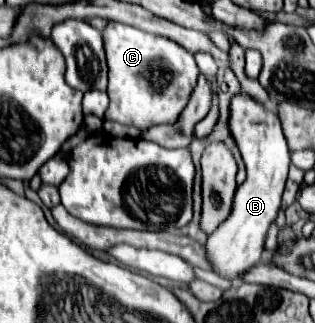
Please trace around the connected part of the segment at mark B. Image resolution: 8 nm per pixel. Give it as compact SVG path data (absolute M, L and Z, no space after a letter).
M238 94L232 98L230 130L242 152L248 176L240 184L240 190L236 190L232 214L208 236L206 250L216 274L228 280L236 280L244 270L252 268L262 256L268 228L280 212L282 190L290 166L290 150L282 134L278 116L266 110L262 104L248 98L246 94Z

